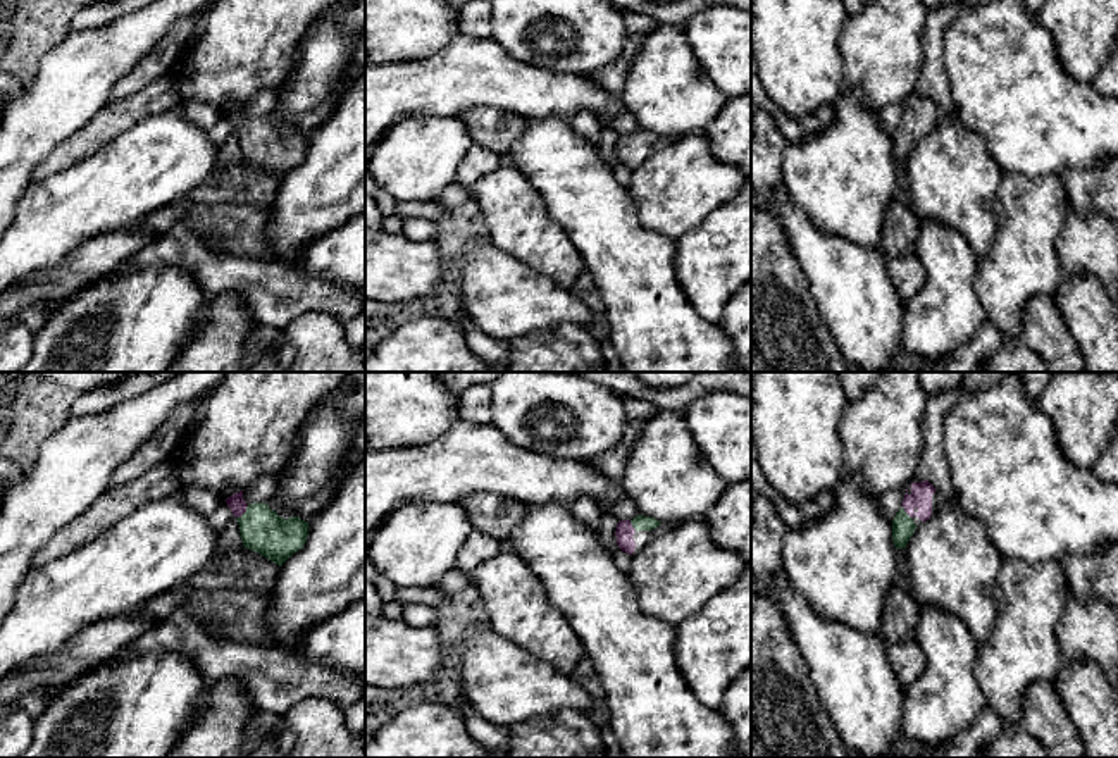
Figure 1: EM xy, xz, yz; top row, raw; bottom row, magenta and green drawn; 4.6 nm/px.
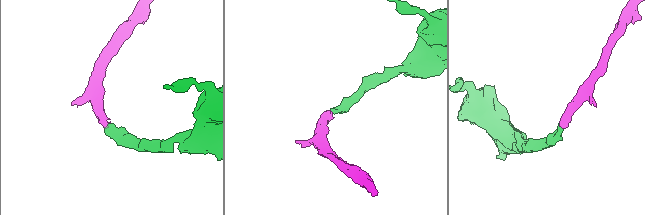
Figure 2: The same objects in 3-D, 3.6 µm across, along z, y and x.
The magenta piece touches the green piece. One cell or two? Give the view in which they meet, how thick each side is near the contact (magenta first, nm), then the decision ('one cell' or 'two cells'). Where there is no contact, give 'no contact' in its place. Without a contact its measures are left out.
xy | 80/200 nm | one cell

